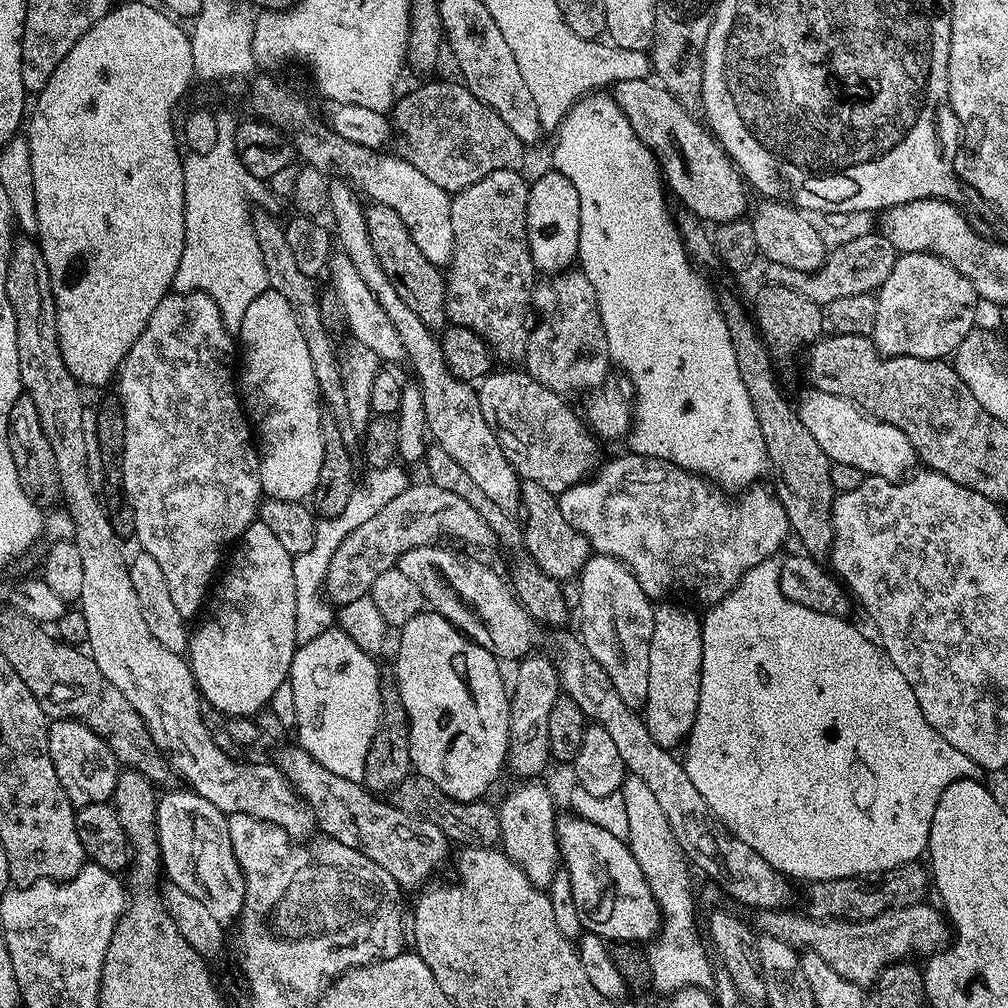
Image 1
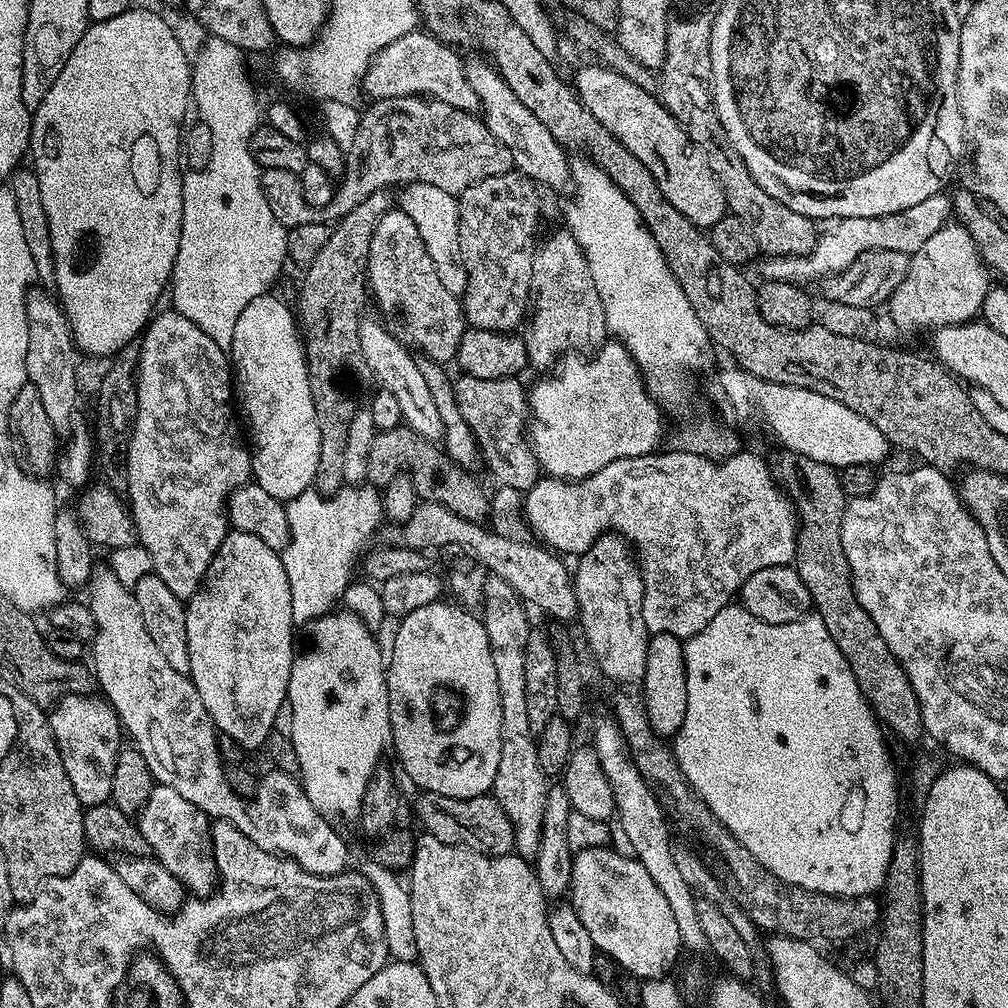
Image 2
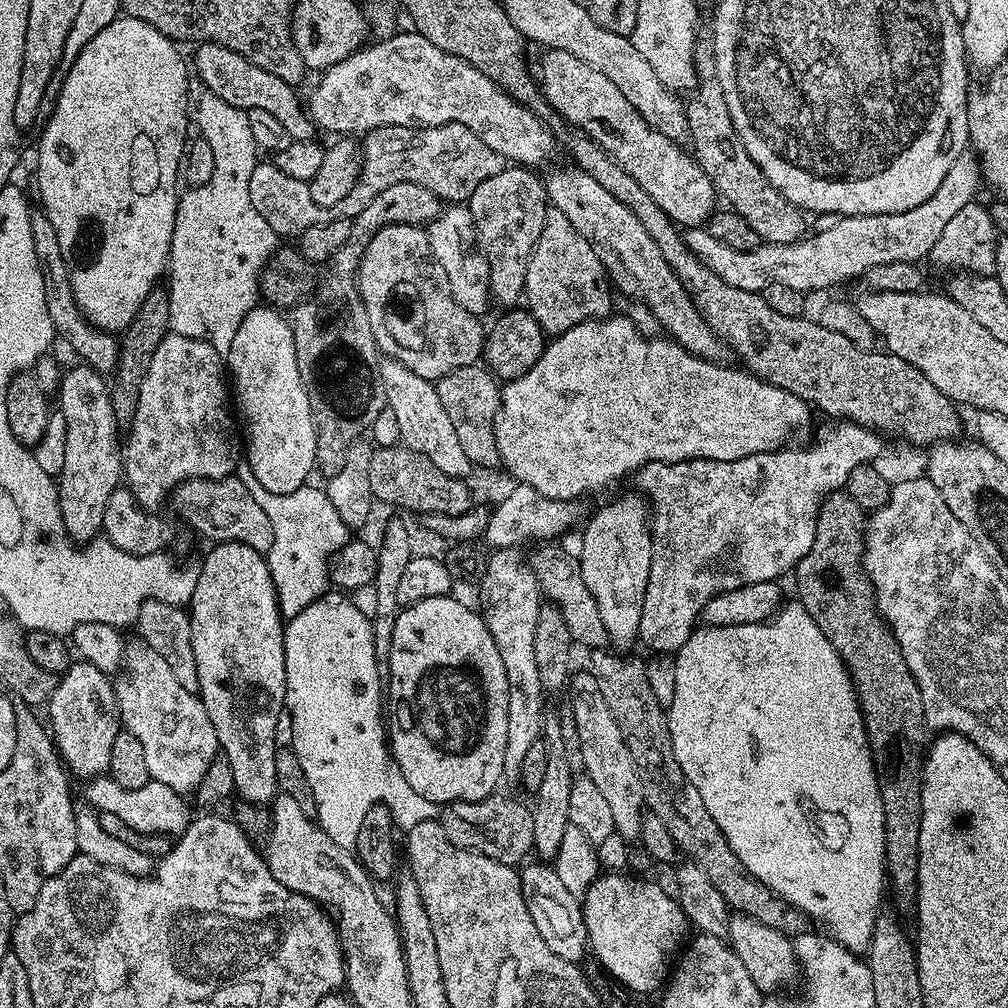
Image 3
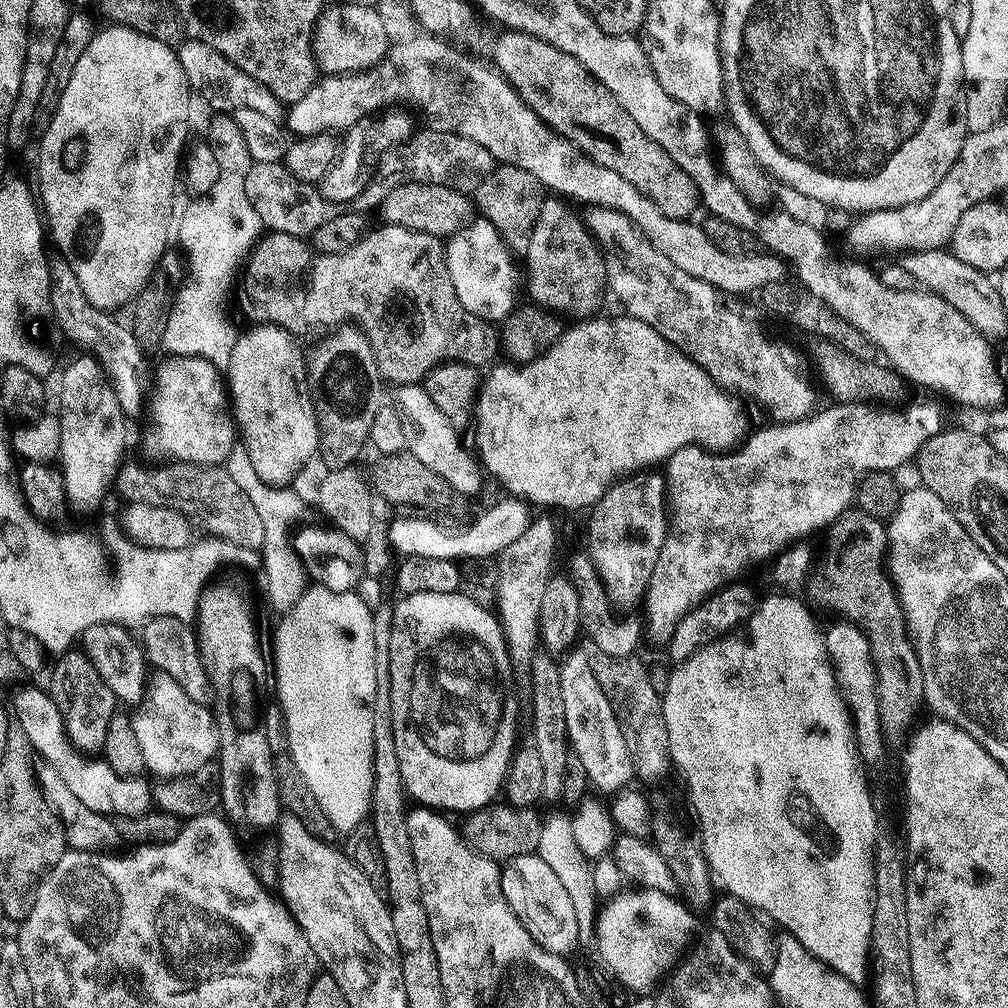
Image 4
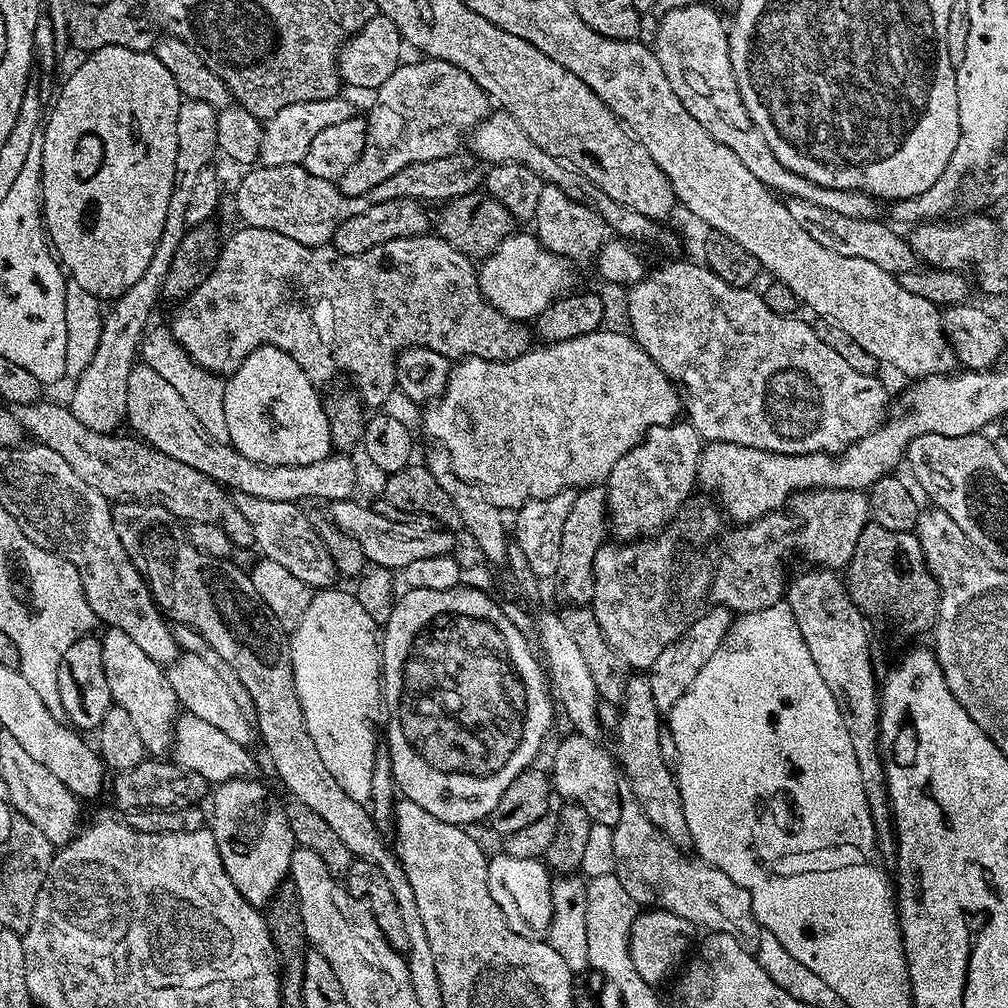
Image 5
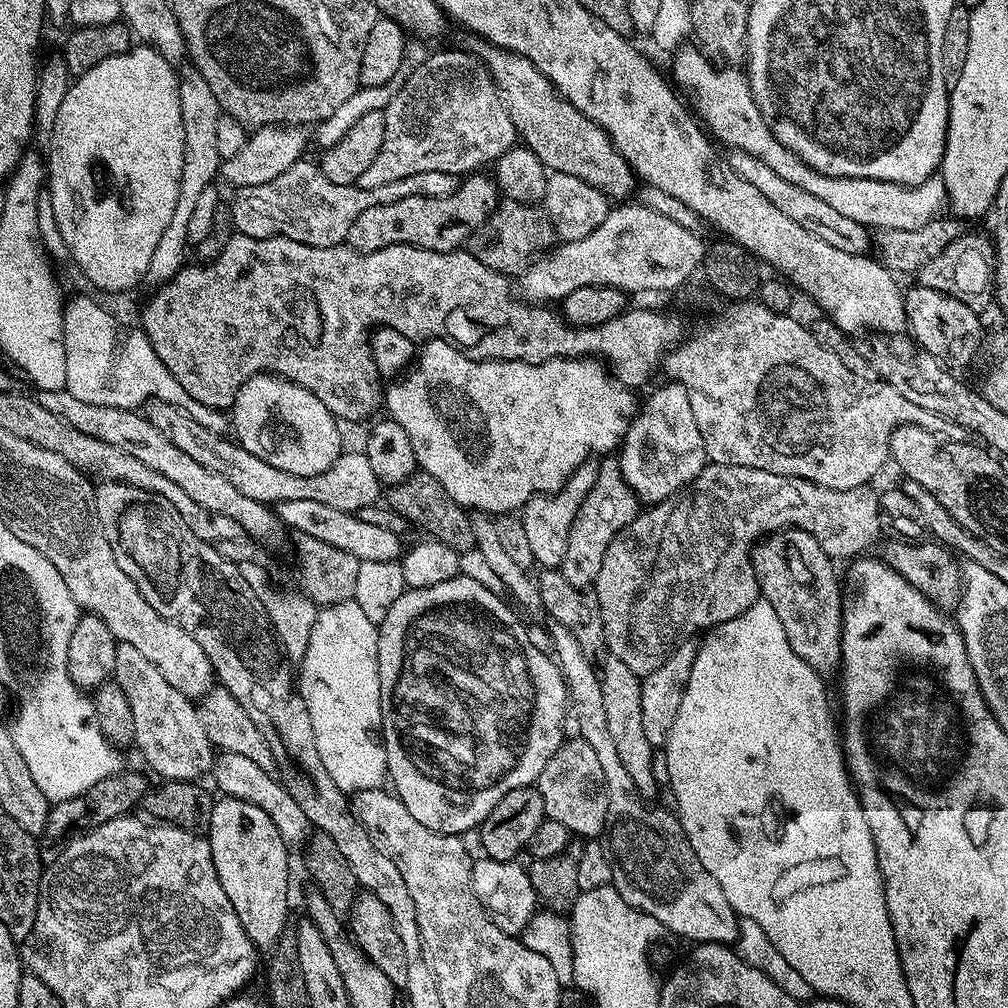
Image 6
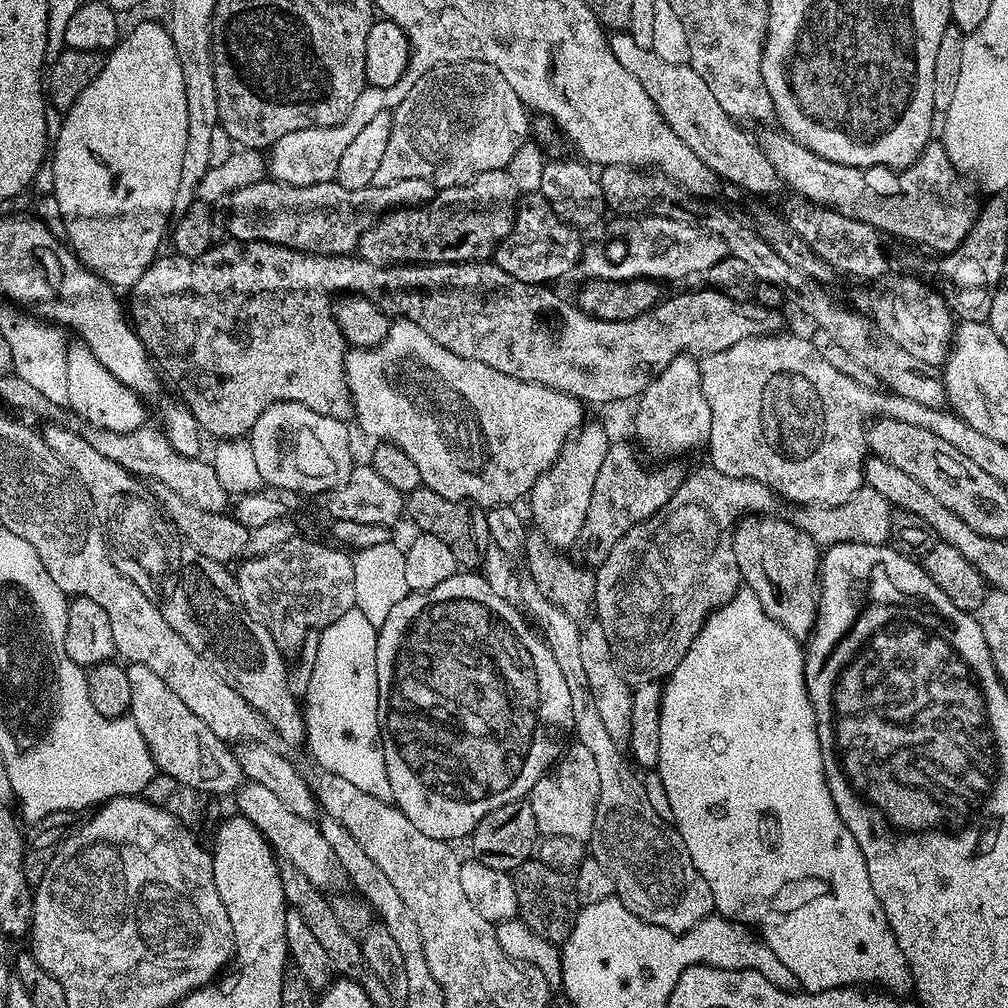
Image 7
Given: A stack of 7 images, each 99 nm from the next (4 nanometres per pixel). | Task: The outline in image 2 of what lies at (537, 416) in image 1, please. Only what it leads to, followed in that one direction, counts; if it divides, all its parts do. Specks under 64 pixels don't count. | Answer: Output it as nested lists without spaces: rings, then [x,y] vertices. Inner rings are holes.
[[[461,375],[459,379],[454,384],[456,401],[462,410],[462,418],[466,418],[466,426],[470,426],[476,436],[489,470],[501,485],[516,487],[521,493],[527,492],[541,479],[542,469],[526,435],[526,425],[530,420],[530,396],[526,388],[519,384],[519,379],[511,376],[491,380]]]

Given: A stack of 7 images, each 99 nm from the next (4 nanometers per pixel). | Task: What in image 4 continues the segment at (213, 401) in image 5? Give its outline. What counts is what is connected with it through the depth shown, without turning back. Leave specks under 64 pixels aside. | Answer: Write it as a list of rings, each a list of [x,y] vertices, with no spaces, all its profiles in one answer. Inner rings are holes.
[[[220,114],[212,120],[206,140],[212,145],[214,158],[218,158],[218,182],[214,182],[214,190],[207,196],[195,197],[181,216],[179,213],[179,247],[186,257],[186,275],[184,283],[176,289],[176,301],[166,322],[162,348],[168,356],[200,356],[224,370],[238,335],[224,313],[224,303],[228,300],[232,275],[235,272],[237,275],[238,265],[260,239],[262,225],[258,210],[254,210],[250,198],[246,198],[246,174],[254,161],[247,152],[242,134],[224,132],[224,114]]]

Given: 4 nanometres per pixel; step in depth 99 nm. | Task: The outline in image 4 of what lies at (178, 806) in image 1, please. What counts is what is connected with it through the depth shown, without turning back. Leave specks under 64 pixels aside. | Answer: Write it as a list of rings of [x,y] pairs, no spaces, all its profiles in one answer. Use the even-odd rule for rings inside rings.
[[[24,688],[13,698],[12,704],[15,723],[19,724],[20,729],[23,730],[24,739],[28,741],[35,755],[37,752],[44,759],[43,763],[54,769],[58,778],[66,782],[68,789],[89,810],[94,810],[100,816],[119,818],[142,816],[153,807],[152,789],[144,778],[114,774],[114,770],[110,770],[110,766],[104,759],[82,754],[80,749],[73,746],[66,734],[62,714],[45,689],[43,692],[40,688]]]

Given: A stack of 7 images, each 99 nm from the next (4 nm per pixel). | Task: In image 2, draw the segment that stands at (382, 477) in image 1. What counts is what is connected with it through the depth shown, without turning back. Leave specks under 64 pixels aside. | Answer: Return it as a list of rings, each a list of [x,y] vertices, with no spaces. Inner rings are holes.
[[[346,484],[334,496],[324,496],[314,488],[308,489],[298,497],[287,501],[285,508],[287,521],[290,522],[291,538],[280,553],[290,585],[292,621],[303,626],[333,611],[343,599],[344,592],[352,580],[350,572],[354,554],[373,534],[380,520],[383,521],[383,497],[375,485]]]

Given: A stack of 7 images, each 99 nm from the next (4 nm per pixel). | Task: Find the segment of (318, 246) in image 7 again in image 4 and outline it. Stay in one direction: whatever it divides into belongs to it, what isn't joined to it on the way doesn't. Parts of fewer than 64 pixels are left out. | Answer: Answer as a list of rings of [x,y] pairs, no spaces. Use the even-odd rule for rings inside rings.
[[[417,131],[411,139],[396,148],[397,152],[389,154],[388,168],[392,172],[404,171],[408,175],[405,177],[421,184],[437,184],[465,194],[471,193],[493,170],[494,161],[490,150],[478,146],[478,142],[458,132],[443,131]],[[280,162],[253,163],[246,174],[246,198],[250,198],[250,206],[258,210],[258,218],[265,229],[301,238],[311,237],[312,231],[322,226],[322,222],[330,222],[334,214],[334,205],[325,196],[318,195],[317,185],[296,180]]]

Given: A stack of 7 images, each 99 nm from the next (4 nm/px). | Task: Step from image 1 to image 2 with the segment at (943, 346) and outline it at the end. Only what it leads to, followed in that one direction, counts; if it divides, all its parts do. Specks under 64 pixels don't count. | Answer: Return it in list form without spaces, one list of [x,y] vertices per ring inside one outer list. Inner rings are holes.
[[[943,224],[917,252],[911,253],[908,276],[894,290],[886,311],[900,332],[924,332],[945,328],[947,324],[967,324],[981,315],[990,287],[990,269],[975,248],[974,240],[963,225]]]

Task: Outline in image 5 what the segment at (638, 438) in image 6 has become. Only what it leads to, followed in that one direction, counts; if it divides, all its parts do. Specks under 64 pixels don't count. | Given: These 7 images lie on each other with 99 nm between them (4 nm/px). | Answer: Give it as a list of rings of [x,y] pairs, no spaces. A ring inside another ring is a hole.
[[[673,422],[654,426],[629,452],[622,454],[618,462],[614,462],[614,470],[610,470],[606,487],[608,523],[611,535],[617,541],[651,538],[676,519],[689,503],[688,495],[692,488],[697,487],[696,471],[701,447],[701,438],[691,424]]]

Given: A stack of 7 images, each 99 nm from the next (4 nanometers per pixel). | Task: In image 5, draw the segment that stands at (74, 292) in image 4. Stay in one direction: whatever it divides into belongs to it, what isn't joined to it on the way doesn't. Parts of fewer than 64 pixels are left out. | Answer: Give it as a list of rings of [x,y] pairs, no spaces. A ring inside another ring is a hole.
[[[137,362],[130,370],[130,380],[126,382],[126,424],[139,439],[156,448],[162,454],[170,458],[178,458],[178,462],[186,462],[186,466],[194,466],[202,474],[206,474],[212,480],[217,480],[225,489],[233,493],[253,495],[254,498],[269,499],[271,502],[297,503],[304,500],[328,500],[335,502],[349,499],[356,488],[356,468],[352,465],[352,456],[348,454],[333,454],[322,458],[322,462],[310,462],[310,466],[266,466],[258,462],[250,462],[238,449],[228,444],[219,444],[198,422],[196,415],[186,406],[182,394],[158,374],[148,364]]]

